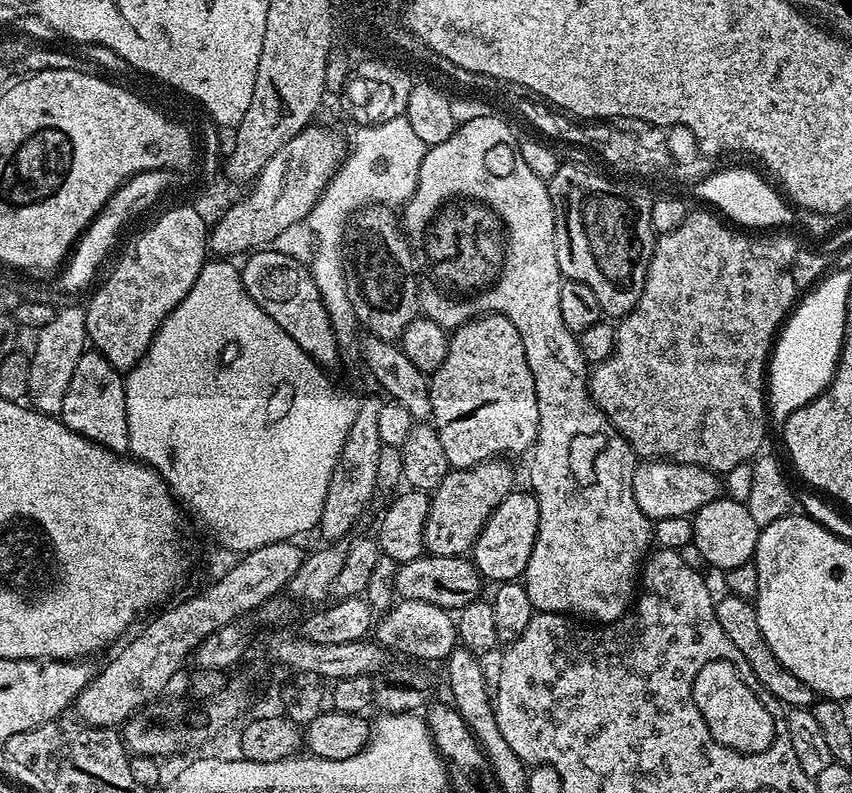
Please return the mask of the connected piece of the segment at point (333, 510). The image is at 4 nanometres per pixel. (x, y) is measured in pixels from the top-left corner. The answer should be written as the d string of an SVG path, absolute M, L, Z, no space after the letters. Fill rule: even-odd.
M374 390L357 403L353 426L347 434L346 445L331 475L330 486L327 487L326 502L320 515L318 533L326 542L338 542L353 528L363 514L373 494L377 493L377 476L379 455L383 448L379 435L379 414L386 403L383 393Z

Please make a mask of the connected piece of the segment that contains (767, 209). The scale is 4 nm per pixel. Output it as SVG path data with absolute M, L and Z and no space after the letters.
M724 168L721 172L716 172L713 176L708 176L705 180L698 181L696 184L696 196L700 200L705 200L708 204L713 204L713 206L708 206L715 209L717 213L723 214L729 221L737 220L737 222L732 222L737 225L745 224L745 226L740 225L745 229L780 230L783 229L780 228L783 224L788 224L791 220L794 220L794 214L792 218L794 208L775 187L773 188L758 173L751 172L748 168Z

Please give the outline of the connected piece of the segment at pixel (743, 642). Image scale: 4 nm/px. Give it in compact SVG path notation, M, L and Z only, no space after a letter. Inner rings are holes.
M724 594L721 600L719 597L715 601L715 606L718 626L722 626L726 638L730 638L730 642L734 642L736 649L742 653L742 658L746 658L746 662L750 662L750 670L754 670L754 678L758 678L758 682L762 682L762 686L766 686L766 690L770 690L770 694L774 694L774 698L779 704L783 704L785 709L811 709L818 700L815 690L806 686L806 682L794 678L794 674L790 674L790 670L786 670L782 666L782 662L778 662L778 658L774 658L774 650L770 650L766 638L762 638L762 626L758 626L755 603L731 594Z

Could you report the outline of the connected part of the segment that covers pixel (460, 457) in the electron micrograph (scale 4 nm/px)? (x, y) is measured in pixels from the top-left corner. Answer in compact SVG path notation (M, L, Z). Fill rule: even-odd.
M485 314L455 329L448 342L446 362L442 362L438 371L431 373L429 396L432 403L430 420L438 438L442 438L442 450L446 450L446 458L453 469L473 468L484 460L513 458L519 452L527 453L535 445L538 434L538 398L526 350L522 346L522 334L518 334L510 318Z

